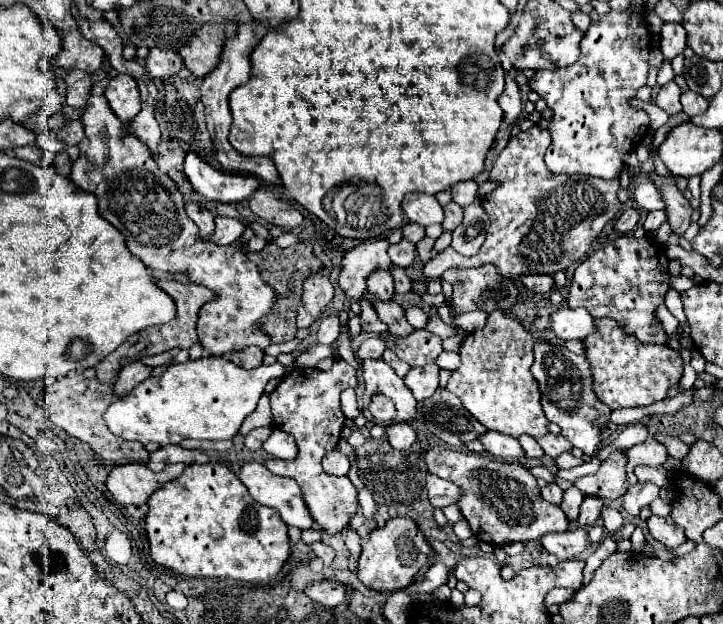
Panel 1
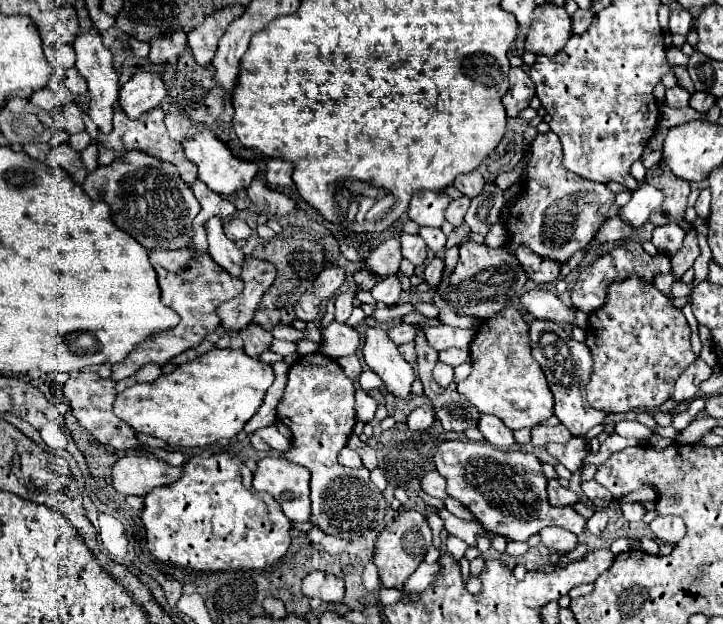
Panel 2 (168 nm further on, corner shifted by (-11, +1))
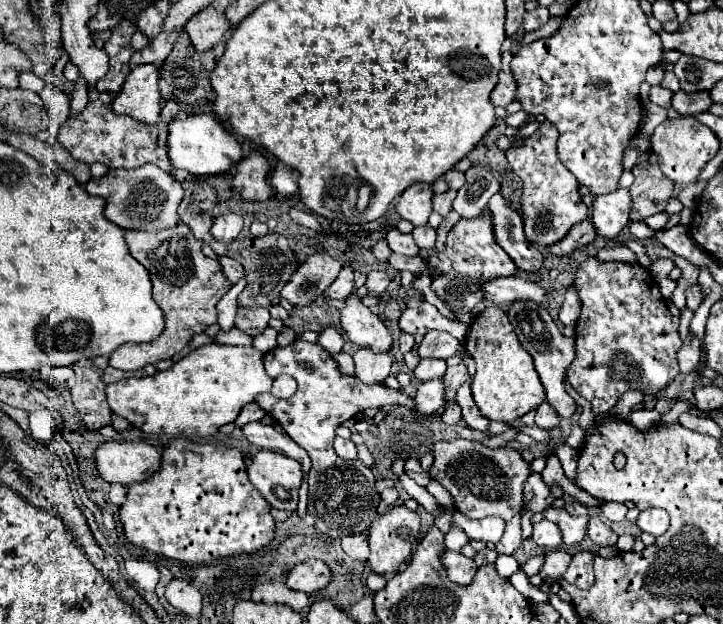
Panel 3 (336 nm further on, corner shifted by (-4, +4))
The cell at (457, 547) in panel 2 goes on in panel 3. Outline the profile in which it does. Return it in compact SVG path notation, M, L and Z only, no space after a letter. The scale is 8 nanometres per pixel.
M440 507L444 511L441 515L435 517L434 524L437 526L437 528L439 528L439 530L441 530L441 532L443 532L443 534L446 534L451 527L451 520L454 509L452 507Z

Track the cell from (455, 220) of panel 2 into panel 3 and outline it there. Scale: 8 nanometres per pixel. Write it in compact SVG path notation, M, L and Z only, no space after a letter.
M447 190L447 192L443 192L443 194L437 194L437 196L433 198L433 210L439 212L441 216L447 216L447 214L451 212L451 204L453 204L455 196L457 196L455 190Z

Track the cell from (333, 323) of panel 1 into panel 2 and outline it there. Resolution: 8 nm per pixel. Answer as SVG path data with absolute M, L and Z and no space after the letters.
M342 293L340 297L336 297L336 321L338 323L346 323L350 313L352 313L352 301L354 301L354 295L352 293Z

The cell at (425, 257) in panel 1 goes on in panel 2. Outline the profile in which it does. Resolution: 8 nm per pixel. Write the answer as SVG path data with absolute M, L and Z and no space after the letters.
M432 257L424 269L424 279L428 285L438 285L440 277L442 277L442 269L444 269L444 259L442 257Z

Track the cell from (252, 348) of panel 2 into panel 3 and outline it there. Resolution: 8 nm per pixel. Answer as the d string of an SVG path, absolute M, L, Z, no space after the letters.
M239 308L235 326L245 330L249 336L255 336L267 328L269 318L271 316L267 308Z

